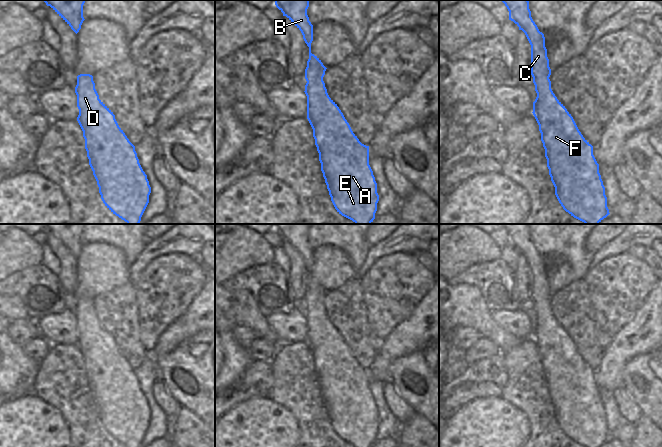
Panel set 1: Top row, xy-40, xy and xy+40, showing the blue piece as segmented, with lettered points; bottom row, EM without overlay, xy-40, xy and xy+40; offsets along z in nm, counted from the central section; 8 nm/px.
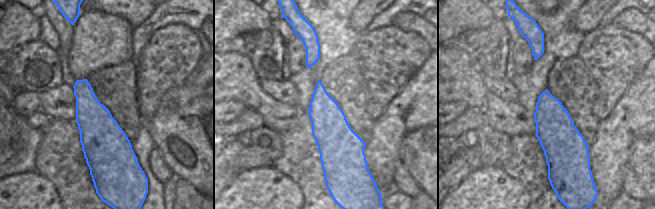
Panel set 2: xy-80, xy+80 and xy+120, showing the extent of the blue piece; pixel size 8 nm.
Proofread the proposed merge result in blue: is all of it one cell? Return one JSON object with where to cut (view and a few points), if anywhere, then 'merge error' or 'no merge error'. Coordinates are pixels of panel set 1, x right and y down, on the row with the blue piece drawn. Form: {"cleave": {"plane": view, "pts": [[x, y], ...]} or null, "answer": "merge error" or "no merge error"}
{"cleave": null, "answer": "no merge error"}

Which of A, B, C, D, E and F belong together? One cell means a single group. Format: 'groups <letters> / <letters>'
groups A B C D E F

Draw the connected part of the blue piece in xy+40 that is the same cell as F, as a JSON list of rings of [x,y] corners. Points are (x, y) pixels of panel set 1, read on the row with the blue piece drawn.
[[[502,0],[502,2],[509,11],[509,20],[525,33],[531,45],[531,75],[537,93],[532,113],[539,125],[555,195],[563,209],[574,218],[585,224],[599,224],[610,213],[607,207],[605,187],[599,173],[599,164],[593,155],[593,146],[583,137],[573,117],[551,89],[549,79],[551,69],[545,47],[545,37],[531,17],[529,1]]]

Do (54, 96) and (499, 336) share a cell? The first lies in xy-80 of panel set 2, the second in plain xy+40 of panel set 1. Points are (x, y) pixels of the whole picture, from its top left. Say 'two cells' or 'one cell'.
two cells

